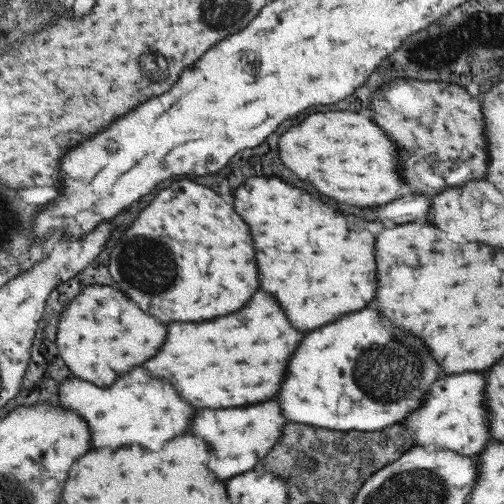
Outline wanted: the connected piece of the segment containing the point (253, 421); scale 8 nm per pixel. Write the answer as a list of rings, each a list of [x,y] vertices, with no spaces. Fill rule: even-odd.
[[[276,400],[272,402],[264,402],[264,404],[256,404],[256,406],[246,406],[246,408],[220,408],[220,410],[198,410],[196,418],[194,418],[194,428],[192,432],[196,436],[202,436],[204,440],[208,440],[208,444],[212,446],[212,460],[210,460],[210,468],[214,470],[216,478],[230,478],[242,472],[253,470],[256,464],[260,463],[274,449],[274,444],[280,440],[282,436],[282,428],[289,421],[283,416],[282,406]]]

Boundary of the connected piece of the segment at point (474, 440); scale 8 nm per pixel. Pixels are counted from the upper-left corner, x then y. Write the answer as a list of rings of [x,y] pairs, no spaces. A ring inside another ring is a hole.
[[[483,371],[446,375],[446,378],[436,380],[434,387],[425,395],[422,407],[403,423],[412,433],[412,444],[450,450],[463,456],[480,455],[486,444],[495,442],[489,432],[486,388]]]

